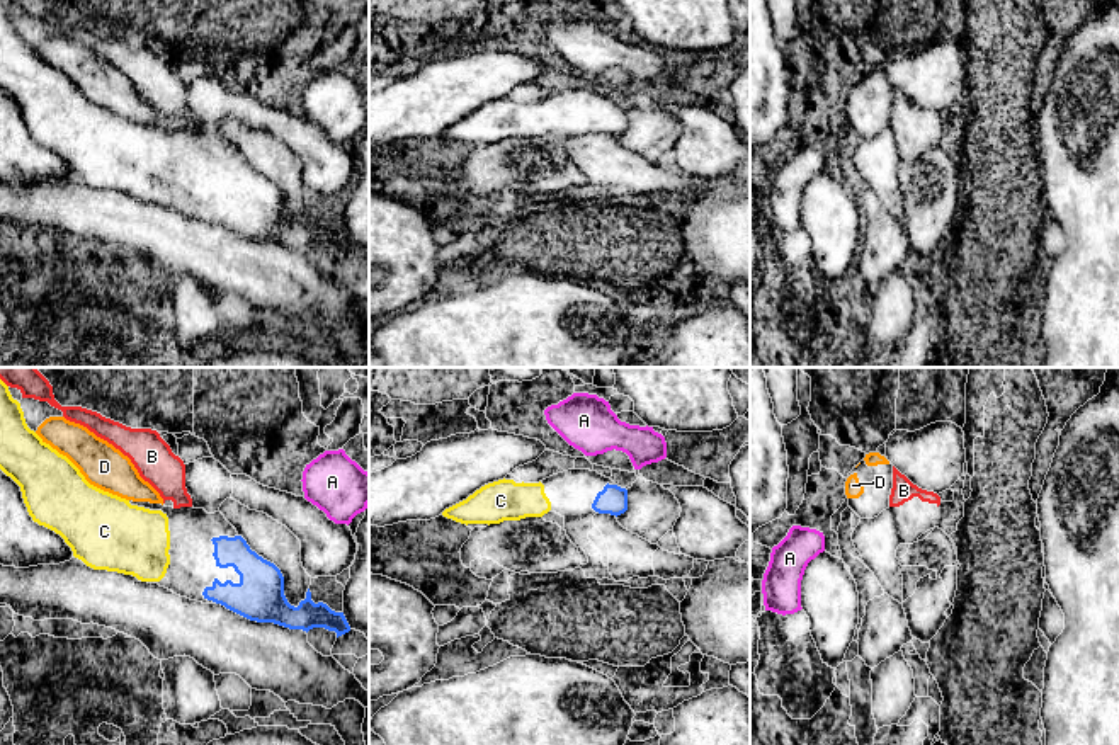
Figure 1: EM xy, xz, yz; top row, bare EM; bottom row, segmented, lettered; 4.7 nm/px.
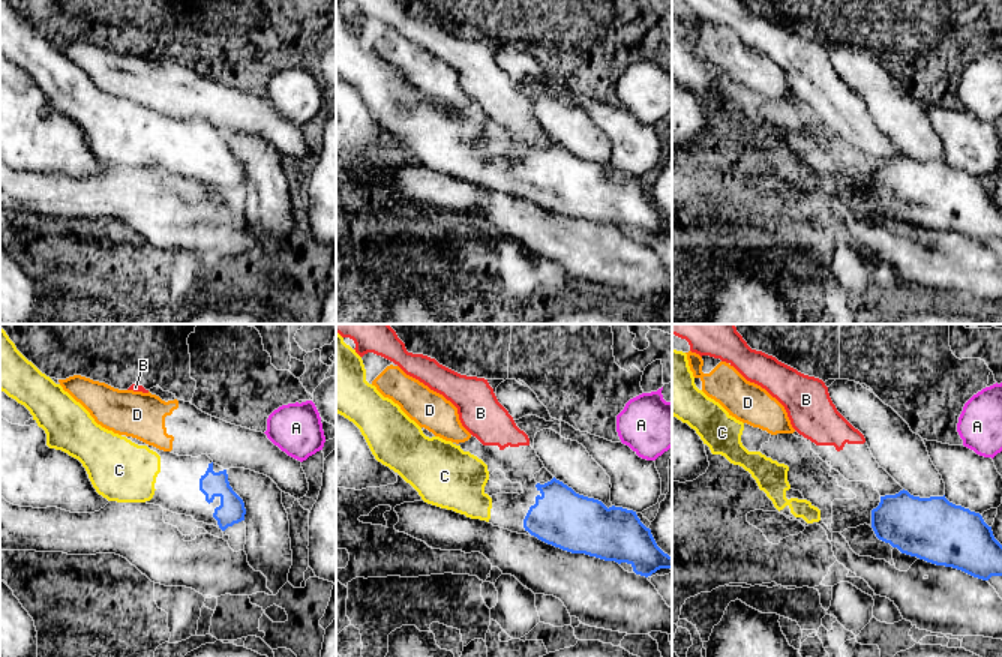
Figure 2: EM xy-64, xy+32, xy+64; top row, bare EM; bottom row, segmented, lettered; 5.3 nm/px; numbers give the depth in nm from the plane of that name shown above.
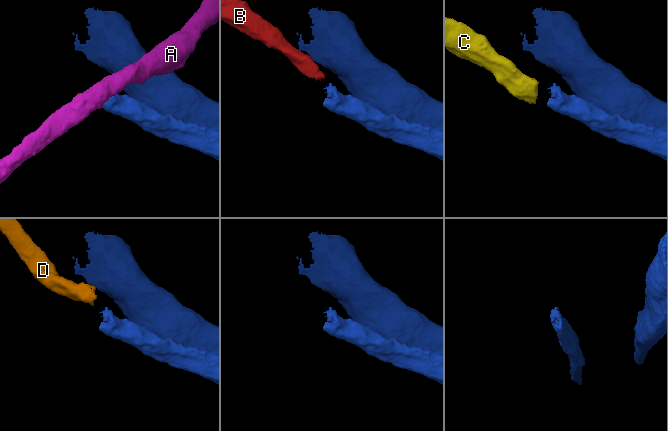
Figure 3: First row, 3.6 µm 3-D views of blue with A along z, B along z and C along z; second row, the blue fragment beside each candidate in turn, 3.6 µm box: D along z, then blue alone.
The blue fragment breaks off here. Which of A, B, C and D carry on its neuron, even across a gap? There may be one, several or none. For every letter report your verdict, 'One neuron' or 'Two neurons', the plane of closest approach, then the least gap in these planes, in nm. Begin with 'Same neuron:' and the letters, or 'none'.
Same neuron: C
A: Two neurons. Closest in xz. Distance 110 nm
B: Two neurons. Closest in xy. Distance 180 nm
C: One neuron. Closest in xy. Distance 200 nm
D: Two neurons. Closest in xy. Distance 280 nm

